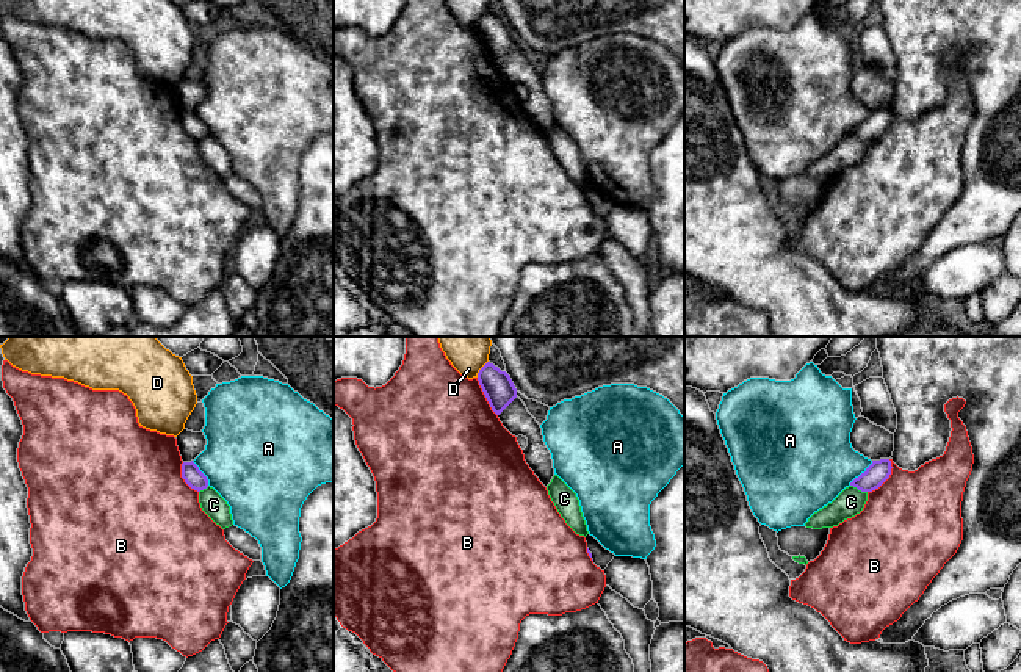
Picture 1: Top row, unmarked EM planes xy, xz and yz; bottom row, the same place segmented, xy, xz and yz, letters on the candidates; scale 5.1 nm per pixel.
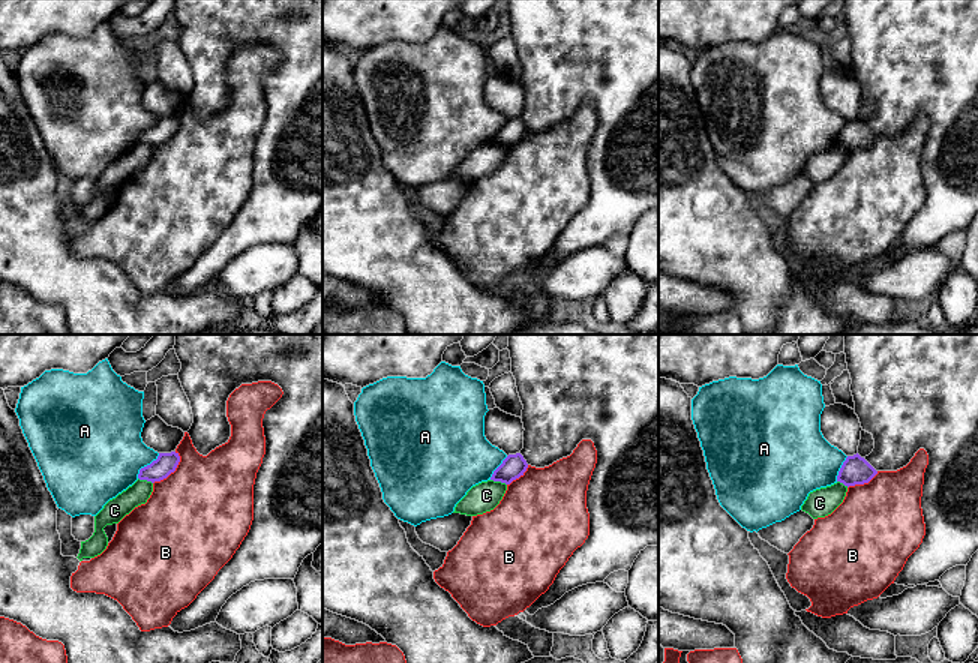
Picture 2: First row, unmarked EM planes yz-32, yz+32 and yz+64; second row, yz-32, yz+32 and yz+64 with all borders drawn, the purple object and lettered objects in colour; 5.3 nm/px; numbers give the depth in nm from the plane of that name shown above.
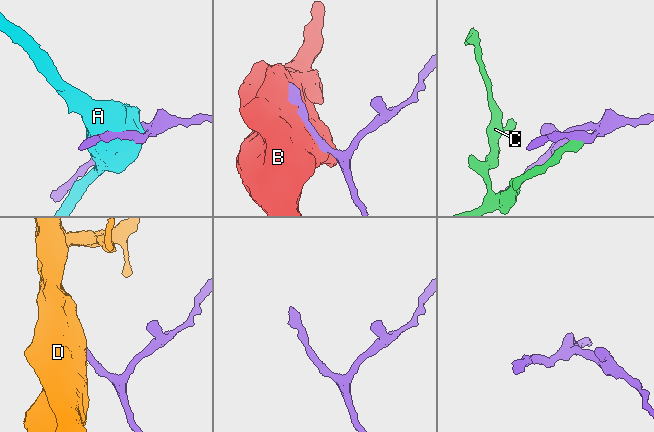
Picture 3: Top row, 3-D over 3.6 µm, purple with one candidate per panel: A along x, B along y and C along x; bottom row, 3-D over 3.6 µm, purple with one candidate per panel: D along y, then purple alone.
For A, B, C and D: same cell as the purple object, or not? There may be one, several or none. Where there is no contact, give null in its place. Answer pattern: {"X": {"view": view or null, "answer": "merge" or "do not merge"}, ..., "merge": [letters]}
{"A": {"view": "yz", "answer": "do not merge"}, "B": {"view": "yz", "answer": "do not merge"}, "C": {"view": "yz", "answer": "do not merge"}, "D": {"view": "xz", "answer": "do not merge"}, "merge": []}

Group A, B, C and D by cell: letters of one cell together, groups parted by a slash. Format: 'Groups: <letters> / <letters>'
Groups: A / B / C / D

